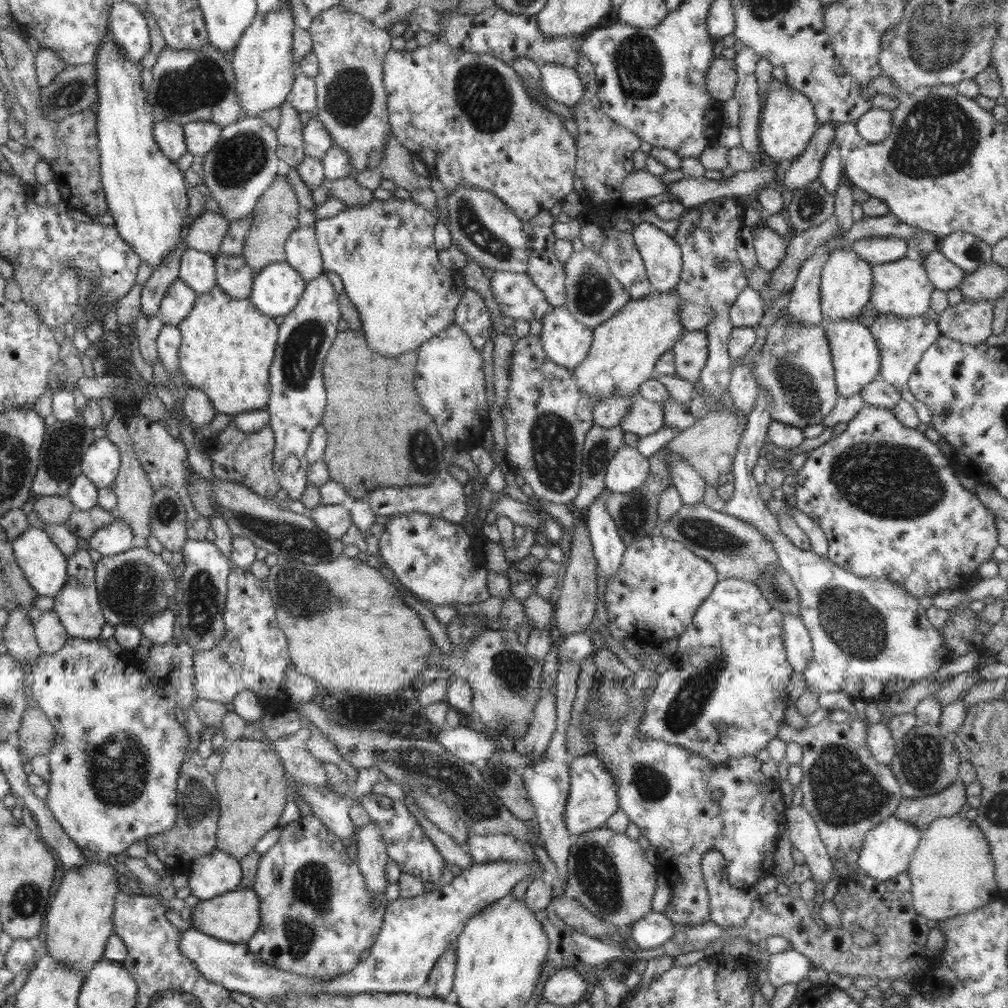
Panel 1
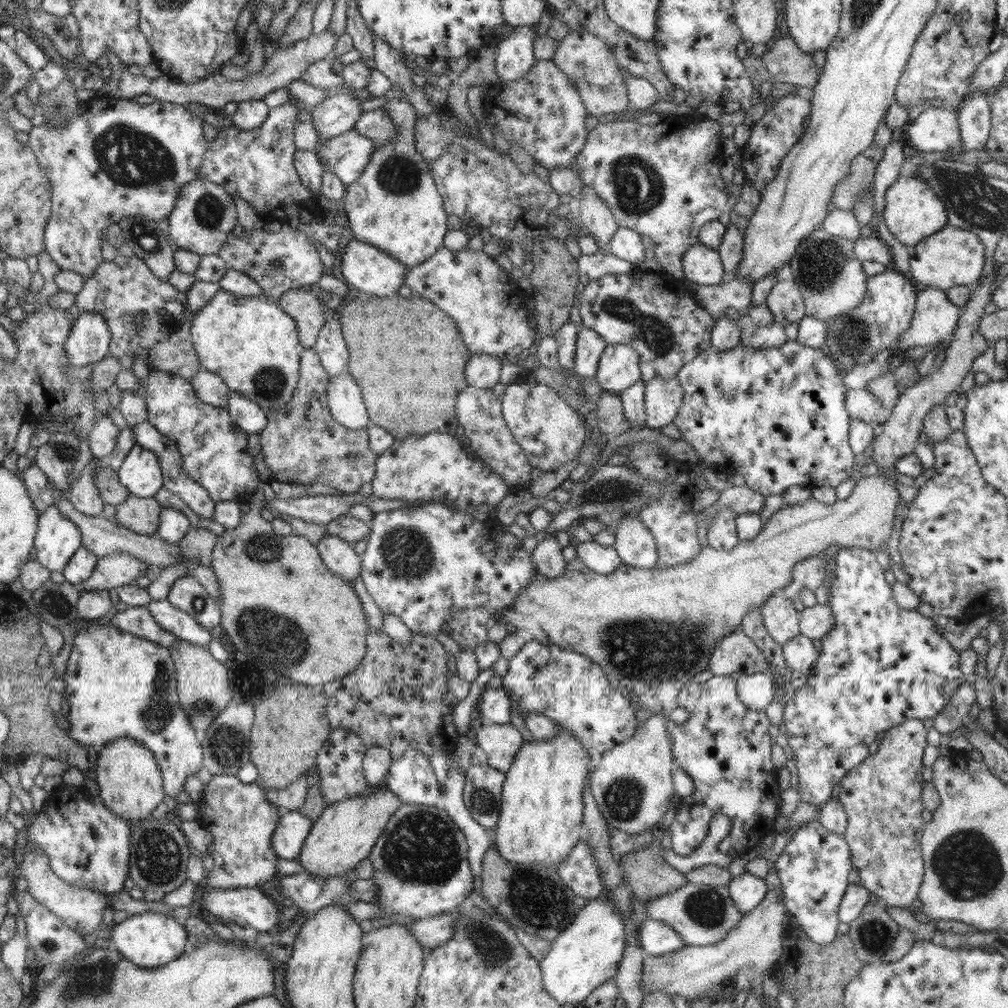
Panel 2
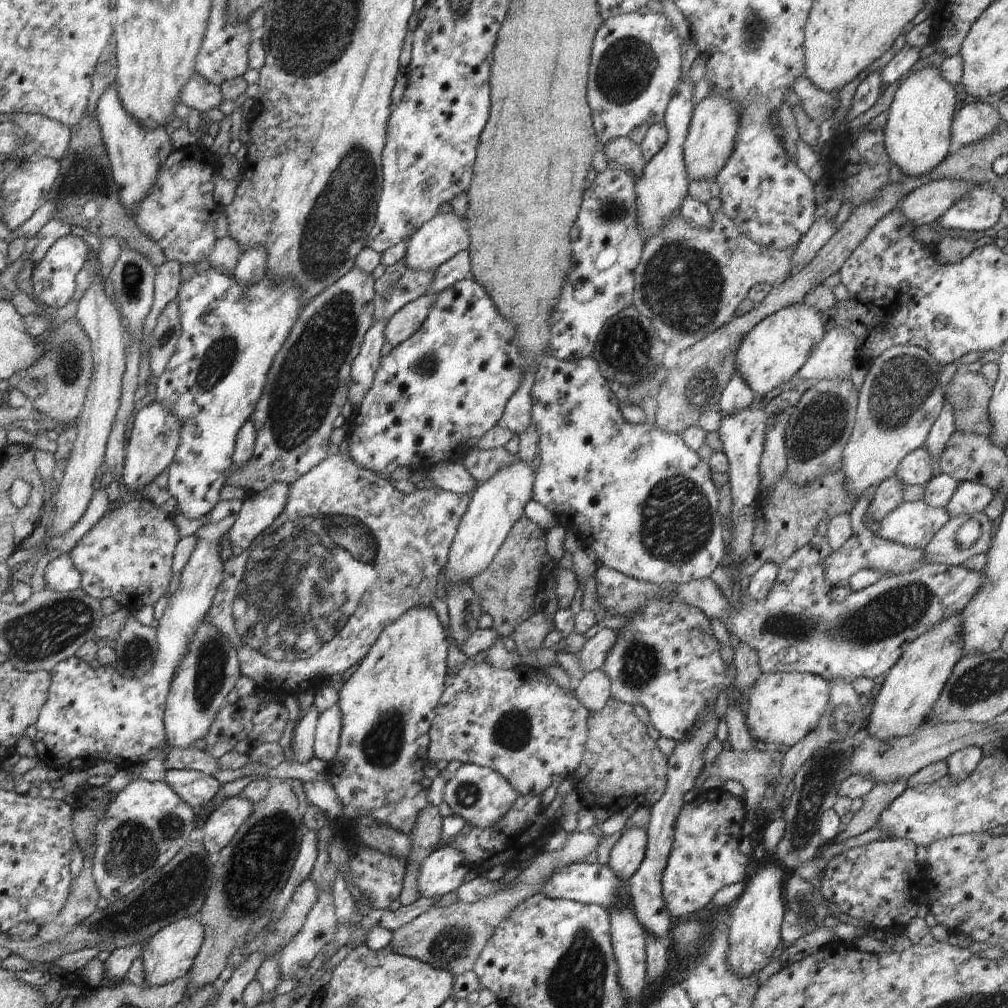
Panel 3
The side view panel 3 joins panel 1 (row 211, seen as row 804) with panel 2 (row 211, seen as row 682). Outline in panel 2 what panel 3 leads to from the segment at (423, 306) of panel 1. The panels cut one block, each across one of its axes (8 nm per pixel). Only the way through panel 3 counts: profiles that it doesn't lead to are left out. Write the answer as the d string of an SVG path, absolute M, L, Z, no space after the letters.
M392 99L383 106L393 123L397 135L385 145L375 143L375 149L364 172L354 183L346 188L344 212L354 239L378 248L378 251L399 260L408 268L426 262L443 246L444 236L448 232L448 214L446 214L442 196L434 183L430 162L415 147L415 124L417 116L414 107L405 99Z

